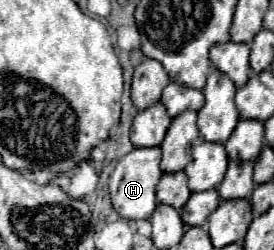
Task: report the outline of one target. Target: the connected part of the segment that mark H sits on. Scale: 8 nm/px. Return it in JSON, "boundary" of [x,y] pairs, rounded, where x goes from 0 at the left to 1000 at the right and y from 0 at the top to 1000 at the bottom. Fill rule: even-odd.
{"boundary":[[[489,592],[467,608],[416,672],[401,704],[401,792],[416,840],[467,880],[504,880],[504,872],[547,872],[562,832],[569,832],[569,776],[562,752],[591,704],[584,680],[584,592]]]}

